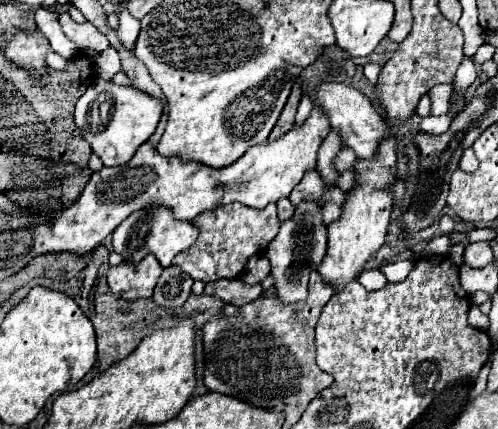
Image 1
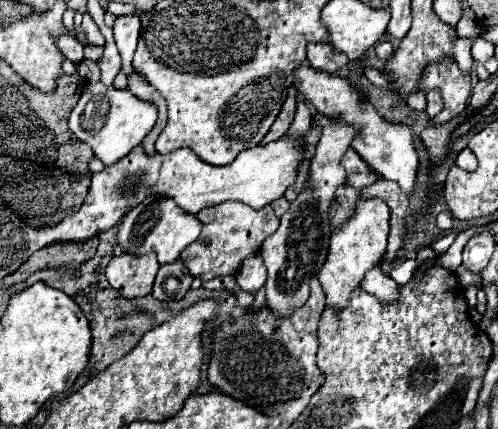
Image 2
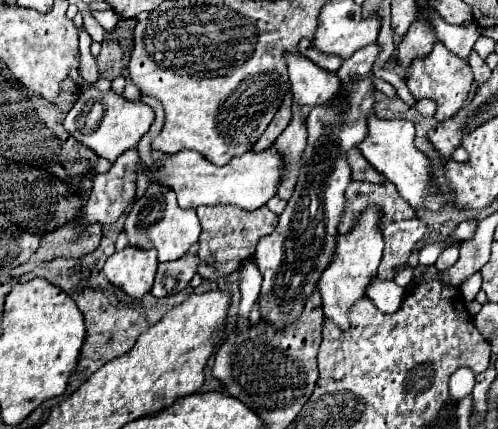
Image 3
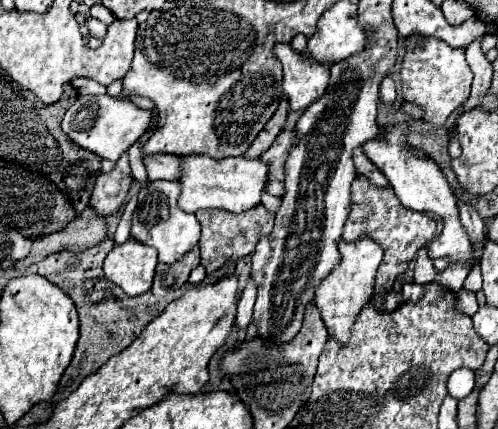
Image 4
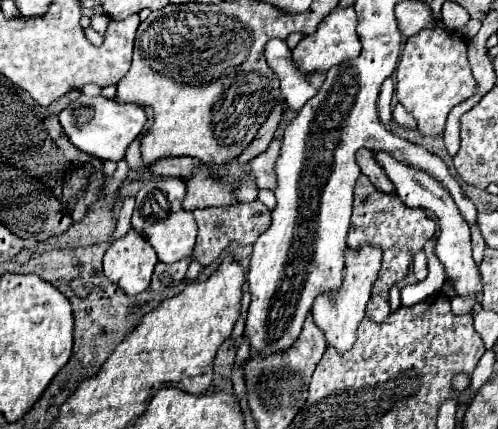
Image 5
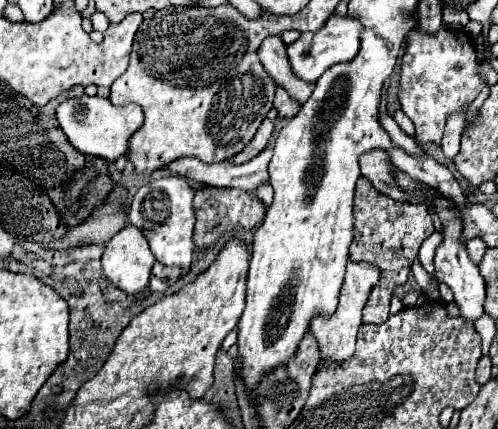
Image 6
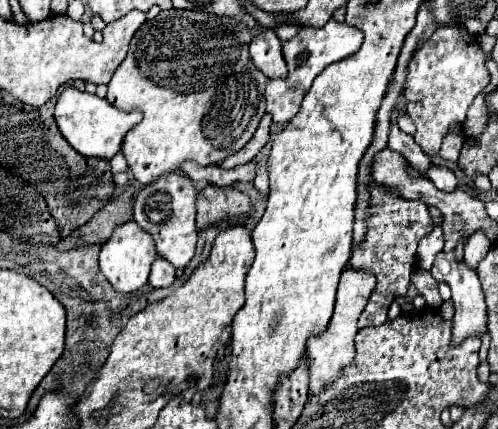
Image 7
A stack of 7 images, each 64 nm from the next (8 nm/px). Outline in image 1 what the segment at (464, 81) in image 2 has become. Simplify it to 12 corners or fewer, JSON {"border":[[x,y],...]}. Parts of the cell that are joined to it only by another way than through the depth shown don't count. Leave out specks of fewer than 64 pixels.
{"border":[[452,114],[428,116],[420,122],[420,132],[442,134],[452,122]]}

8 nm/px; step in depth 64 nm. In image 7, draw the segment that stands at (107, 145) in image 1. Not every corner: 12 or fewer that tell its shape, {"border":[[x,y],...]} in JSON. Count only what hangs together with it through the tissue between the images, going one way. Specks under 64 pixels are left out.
{"border":[[66,88],[54,118],[76,152],[110,160],[142,112]]}

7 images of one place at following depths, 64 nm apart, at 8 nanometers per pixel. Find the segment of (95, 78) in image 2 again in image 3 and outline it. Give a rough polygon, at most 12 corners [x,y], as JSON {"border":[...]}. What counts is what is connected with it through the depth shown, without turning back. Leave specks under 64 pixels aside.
{"border":[[79,37],[78,71],[87,83],[99,79],[90,37]]}

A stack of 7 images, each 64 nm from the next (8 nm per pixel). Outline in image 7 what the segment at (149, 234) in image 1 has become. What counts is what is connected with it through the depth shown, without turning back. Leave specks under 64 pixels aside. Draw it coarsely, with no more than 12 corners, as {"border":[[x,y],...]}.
{"border":[[170,172],[134,200],[156,254],[186,268],[196,250],[196,190]]}

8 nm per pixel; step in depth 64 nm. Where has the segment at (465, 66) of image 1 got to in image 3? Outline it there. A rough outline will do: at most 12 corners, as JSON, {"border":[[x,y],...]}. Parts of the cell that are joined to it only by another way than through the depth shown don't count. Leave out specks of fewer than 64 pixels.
{"border":[[434,10],[432,24],[444,46],[468,62],[480,36],[476,24],[450,26]]}

